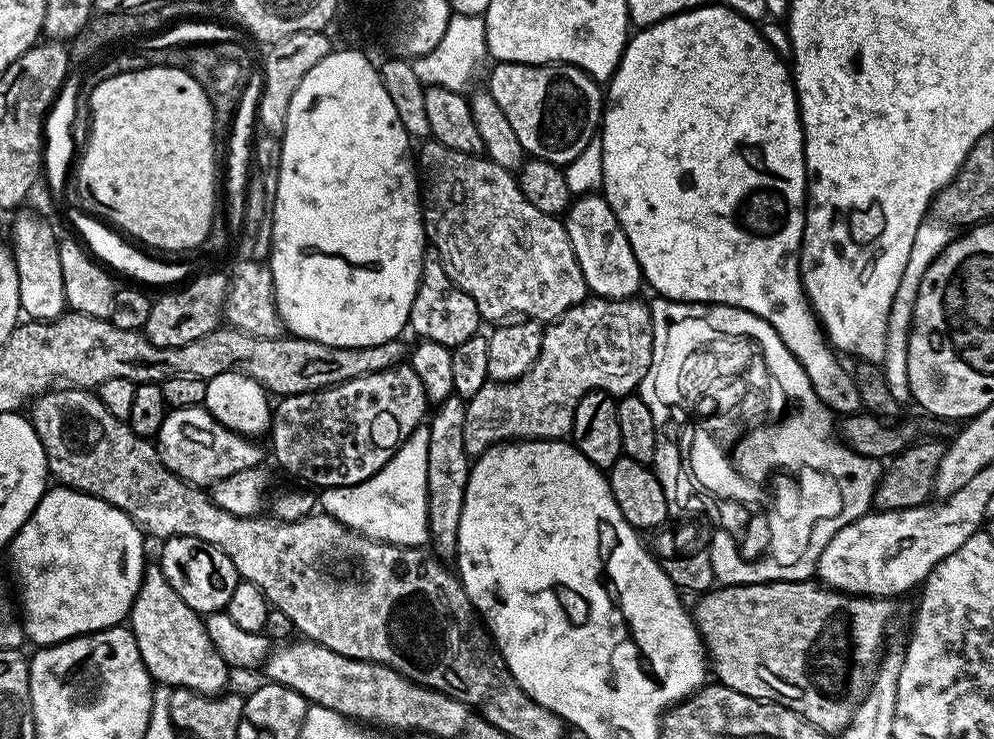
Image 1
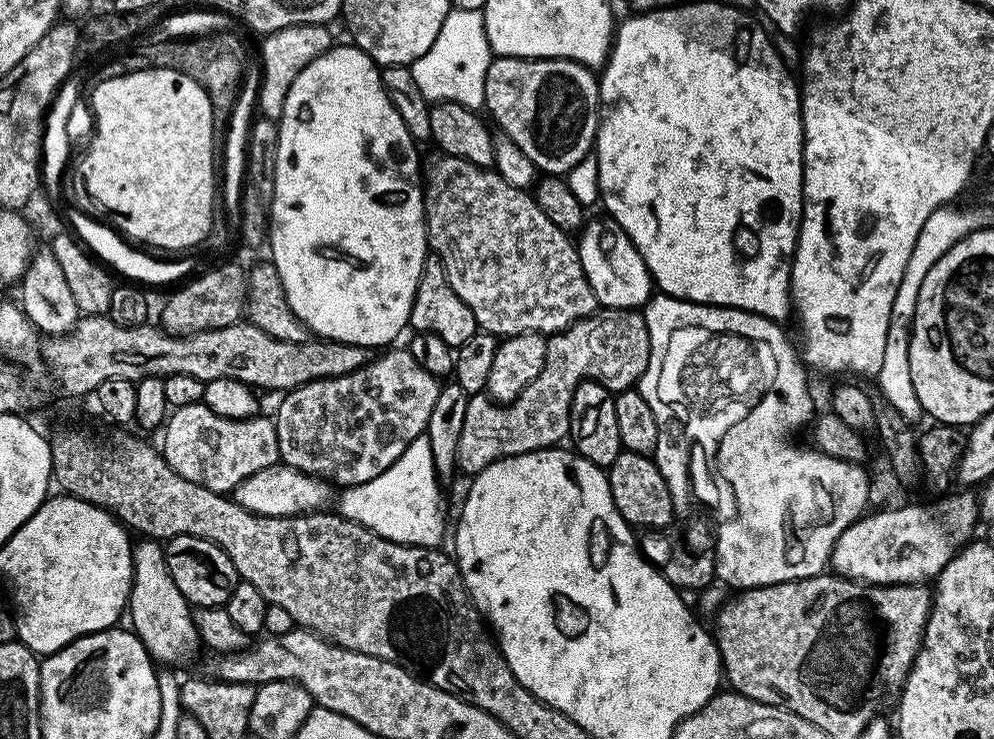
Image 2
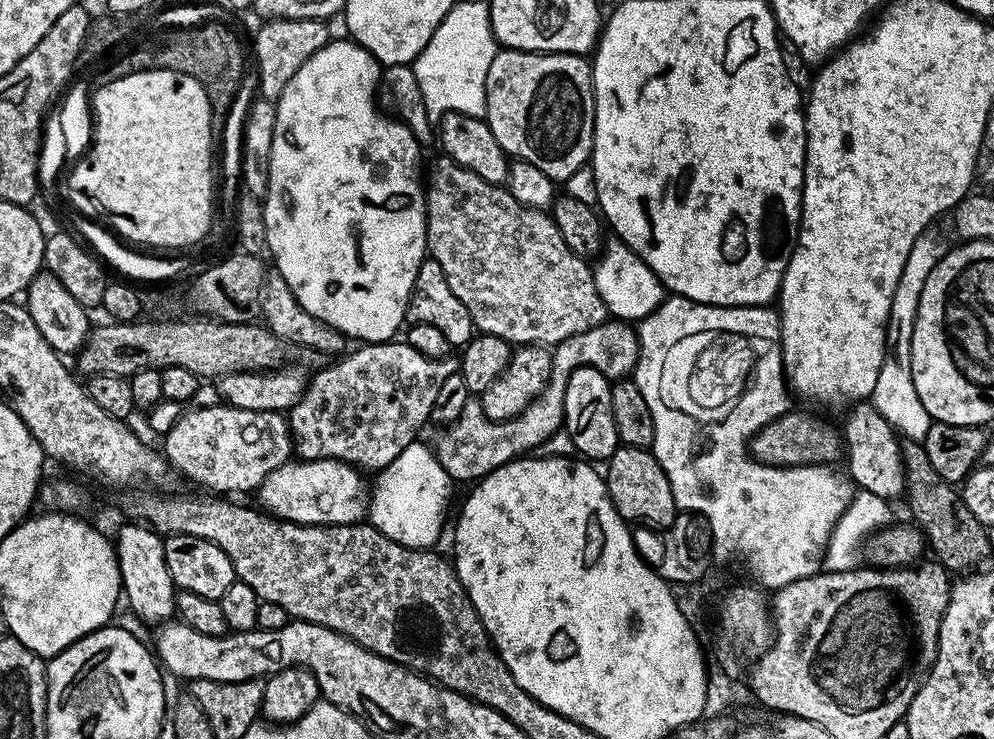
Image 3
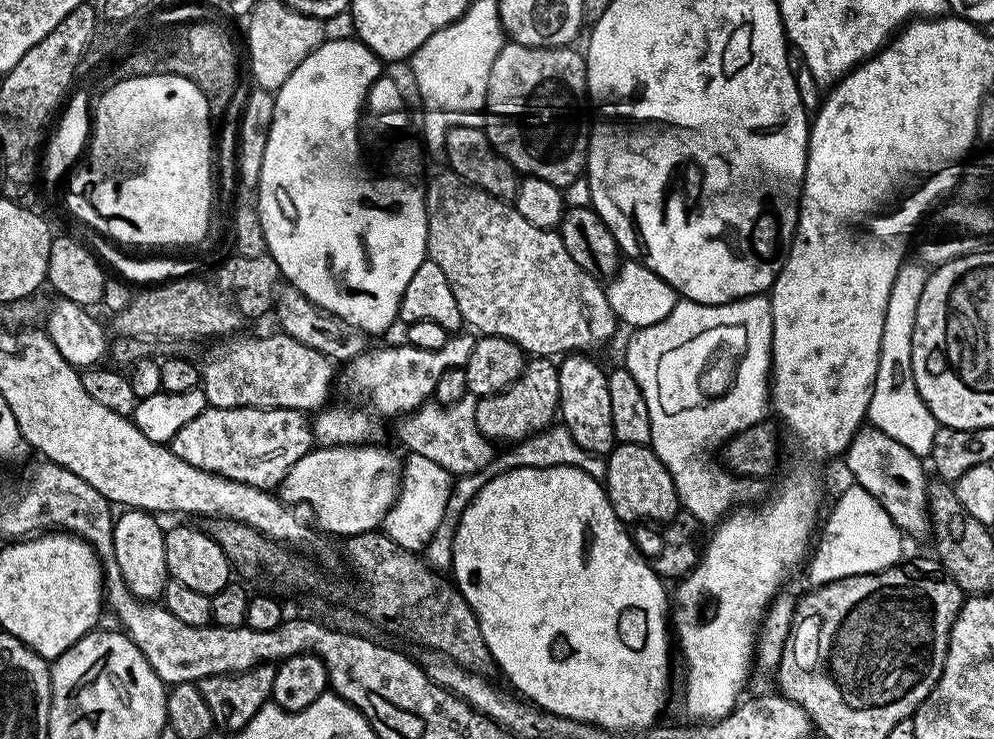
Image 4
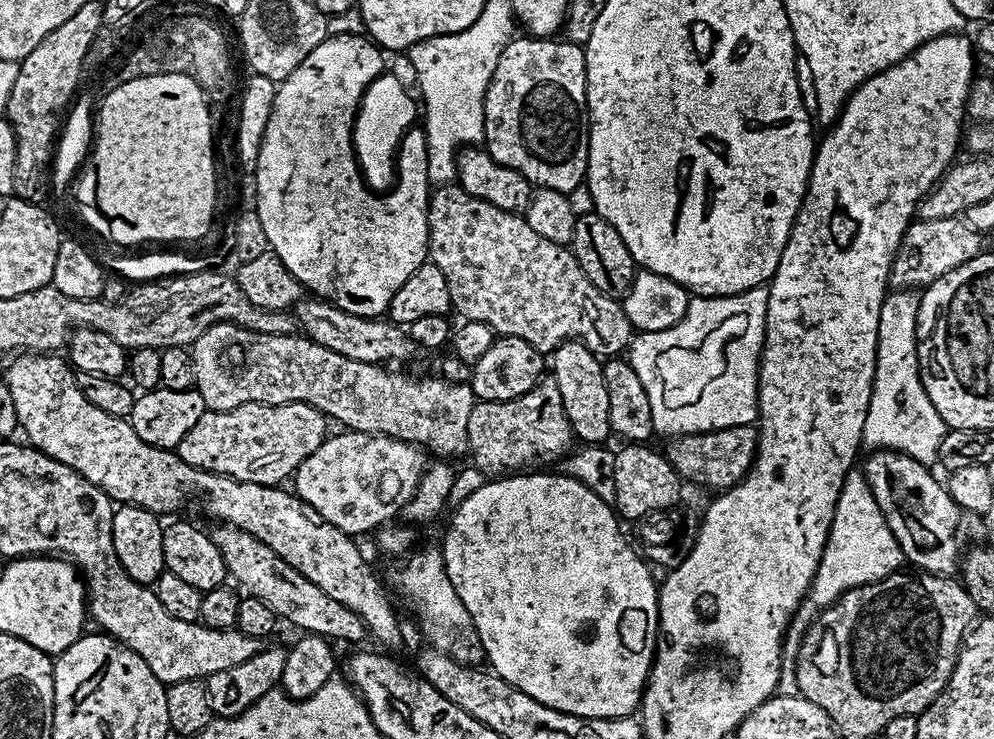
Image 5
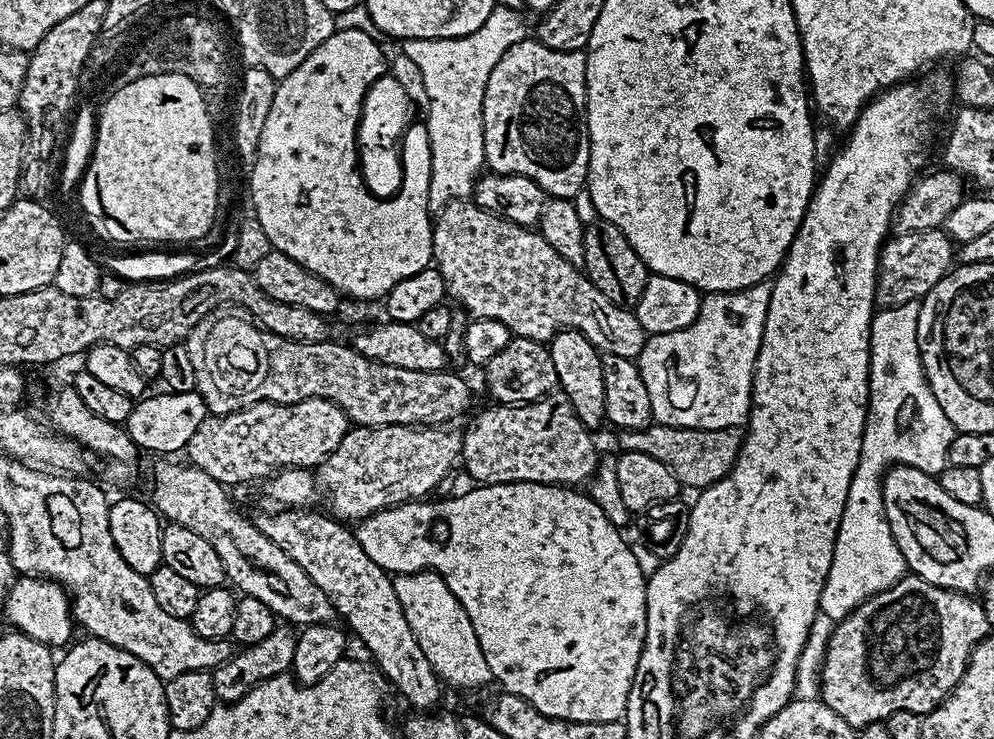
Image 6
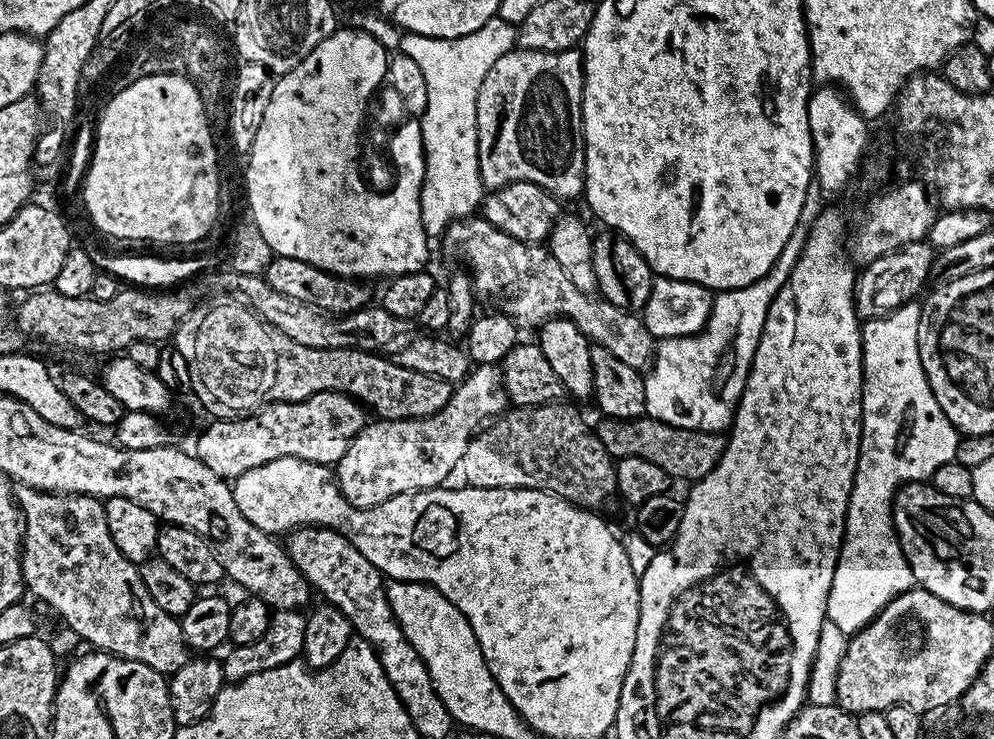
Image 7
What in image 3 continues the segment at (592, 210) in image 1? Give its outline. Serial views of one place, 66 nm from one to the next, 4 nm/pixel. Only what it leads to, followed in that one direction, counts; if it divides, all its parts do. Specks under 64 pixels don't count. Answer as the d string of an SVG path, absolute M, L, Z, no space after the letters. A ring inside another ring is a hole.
M612 238L600 250L592 274L598 294L615 319L625 322L639 322L666 299L666 289L660 279L619 238Z

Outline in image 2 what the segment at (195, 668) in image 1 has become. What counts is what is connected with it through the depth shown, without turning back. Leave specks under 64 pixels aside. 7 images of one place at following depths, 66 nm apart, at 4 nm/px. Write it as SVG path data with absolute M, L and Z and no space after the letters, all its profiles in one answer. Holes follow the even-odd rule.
M140 538L132 545L132 595L128 597L127 611L130 616L132 612L131 631L144 643L153 661L161 665L184 664L201 647L192 621L193 609L182 590L174 586L174 578L170 578L161 541Z

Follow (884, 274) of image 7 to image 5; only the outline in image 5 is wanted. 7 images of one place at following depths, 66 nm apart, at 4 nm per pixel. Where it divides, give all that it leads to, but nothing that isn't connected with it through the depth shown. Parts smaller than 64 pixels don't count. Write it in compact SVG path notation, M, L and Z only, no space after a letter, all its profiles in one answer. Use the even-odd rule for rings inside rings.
M959 215L950 218L913 219L909 224L902 242L898 246L892 269L888 275L888 283L893 289L914 288L923 290L940 277L941 272L954 270L966 258L964 247L968 240L964 237L966 224Z

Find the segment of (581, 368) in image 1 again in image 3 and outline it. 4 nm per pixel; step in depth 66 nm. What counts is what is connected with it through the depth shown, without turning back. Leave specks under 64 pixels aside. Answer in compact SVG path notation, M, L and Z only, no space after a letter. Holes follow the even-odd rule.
M609 318L604 323L586 330L582 334L567 336L561 344L555 345L551 349L552 369L550 378L546 386L541 390L540 395L534 397L514 418L509 420L491 420L486 418L482 410L479 399L470 398L466 406L462 406L462 414L458 419L443 429L444 432L434 443L434 451L438 462L442 462L442 470L452 476L453 481L472 480L478 482L486 474L490 474L498 466L506 462L517 459L525 454L531 453L539 444L544 444L556 431L564 428L564 399L566 398L566 382L570 382L570 374L575 368L593 368L598 370L603 376L607 376L609 381L615 382L627 377L635 369L638 358L640 357L640 337L637 329L631 323L615 318Z

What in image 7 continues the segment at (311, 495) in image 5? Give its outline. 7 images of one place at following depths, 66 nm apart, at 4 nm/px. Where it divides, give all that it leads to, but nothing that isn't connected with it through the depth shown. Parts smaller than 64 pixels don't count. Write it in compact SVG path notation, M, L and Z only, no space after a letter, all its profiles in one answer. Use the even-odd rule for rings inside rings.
M481 364L469 371L466 379L455 385L450 402L433 416L418 420L382 420L379 418L365 423L363 430L350 442L346 454L334 466L336 484L342 490L346 502L356 508L373 508L398 494L424 492L427 488L438 488L453 471L459 469L470 441L476 437L493 418L499 418L509 411L510 399L504 388L501 369L495 364Z

